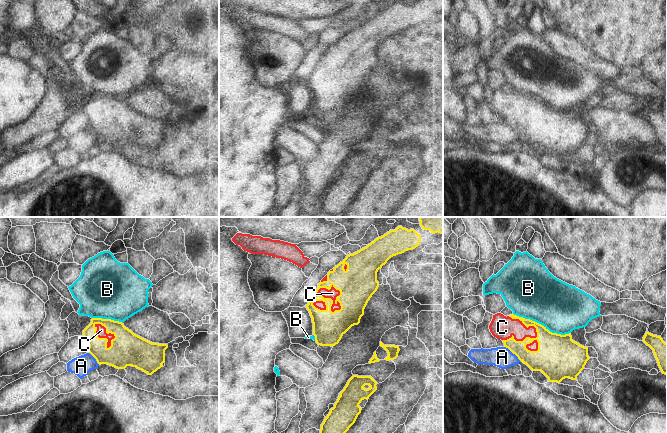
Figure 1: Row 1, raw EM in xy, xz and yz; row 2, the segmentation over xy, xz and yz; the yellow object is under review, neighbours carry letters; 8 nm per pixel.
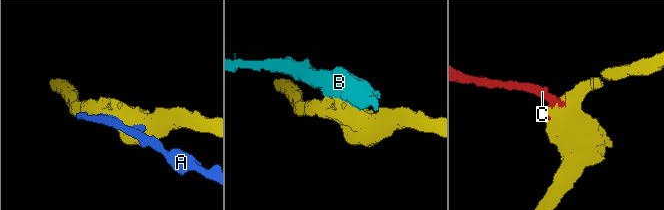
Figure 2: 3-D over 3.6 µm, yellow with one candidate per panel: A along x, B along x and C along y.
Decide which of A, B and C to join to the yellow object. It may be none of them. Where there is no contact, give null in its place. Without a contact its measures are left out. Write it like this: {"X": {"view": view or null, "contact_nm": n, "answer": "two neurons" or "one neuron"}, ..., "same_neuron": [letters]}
{"A": {"view": "yz", "contact_nm": 180, "answer": "two neurons"}, "B": {"view": "yz", "contact_nm": 500, "answer": "two neurons"}, "C": {"view": "yz", "contact_nm": 360, "answer": "one neuron"}, "same_neuron": ["C"]}

